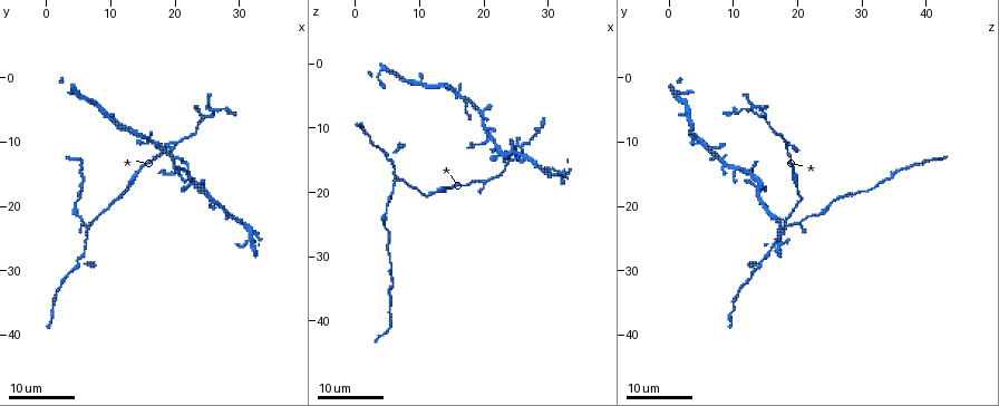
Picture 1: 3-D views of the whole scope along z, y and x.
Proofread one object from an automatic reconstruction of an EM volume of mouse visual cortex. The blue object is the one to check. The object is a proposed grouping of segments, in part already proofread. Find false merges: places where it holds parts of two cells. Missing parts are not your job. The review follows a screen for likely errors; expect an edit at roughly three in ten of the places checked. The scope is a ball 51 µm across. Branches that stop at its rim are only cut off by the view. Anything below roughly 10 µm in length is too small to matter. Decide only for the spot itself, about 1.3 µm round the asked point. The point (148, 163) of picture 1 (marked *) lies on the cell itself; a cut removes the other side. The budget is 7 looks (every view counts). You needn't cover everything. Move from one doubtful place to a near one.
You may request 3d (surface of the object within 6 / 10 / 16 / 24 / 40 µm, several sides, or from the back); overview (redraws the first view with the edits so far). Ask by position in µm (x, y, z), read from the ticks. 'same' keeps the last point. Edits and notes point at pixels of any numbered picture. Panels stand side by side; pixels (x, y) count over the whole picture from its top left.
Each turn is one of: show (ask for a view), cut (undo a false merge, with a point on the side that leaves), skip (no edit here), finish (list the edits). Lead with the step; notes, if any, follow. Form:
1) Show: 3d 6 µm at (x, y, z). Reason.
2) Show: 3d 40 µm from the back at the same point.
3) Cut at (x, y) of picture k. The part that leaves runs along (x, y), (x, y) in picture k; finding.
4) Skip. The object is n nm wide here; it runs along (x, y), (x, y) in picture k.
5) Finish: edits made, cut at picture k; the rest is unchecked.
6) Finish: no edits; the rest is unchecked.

Show: 3d 16 µm at (21.5, 15.0, 12.5). Side arm on a straight run.

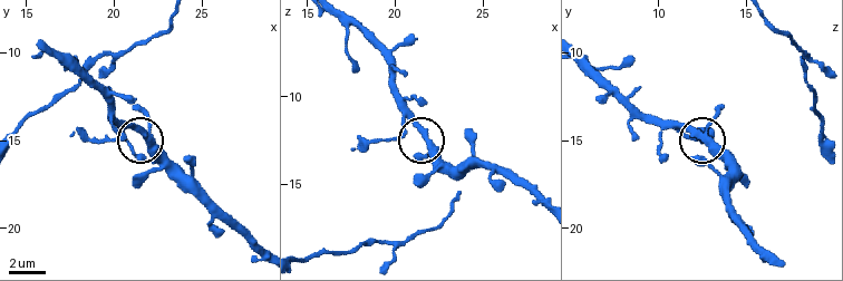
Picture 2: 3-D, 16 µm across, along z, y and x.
Show: 3d 10 µm at (21.9, 14.8, 12.3). Closer look.

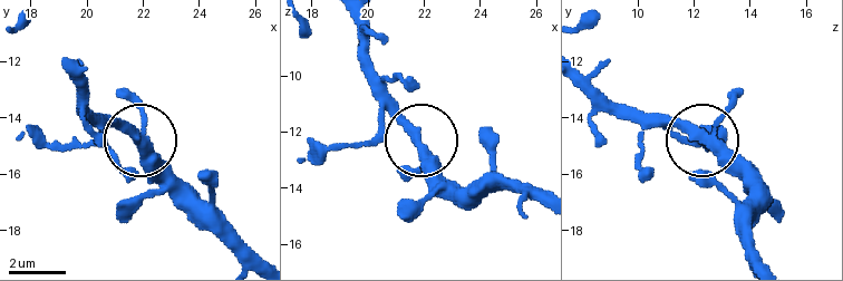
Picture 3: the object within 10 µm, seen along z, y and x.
Skip. 3 arms meet here; one cell here.

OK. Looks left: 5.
Show: 3d 24 µm at (6.5, 23.0, 18.5). Three-way junction.

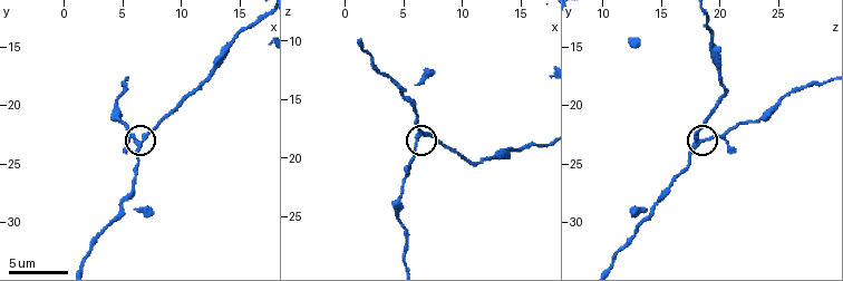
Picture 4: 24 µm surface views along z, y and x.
Show: 3d 10 µm at (6.2, 23.2, 18.2).

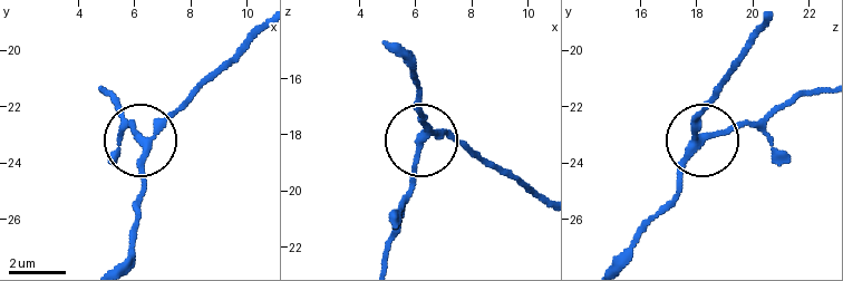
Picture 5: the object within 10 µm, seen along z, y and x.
Skip. 3 arms meet here; it runs along (766, 20), (704, 107), (697, 149), (677, 186), (646, 220) in picture 5; one cell here.

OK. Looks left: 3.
Show: 3d 24 µm at (24.0, 6.5, 15.0). Three arms meet.

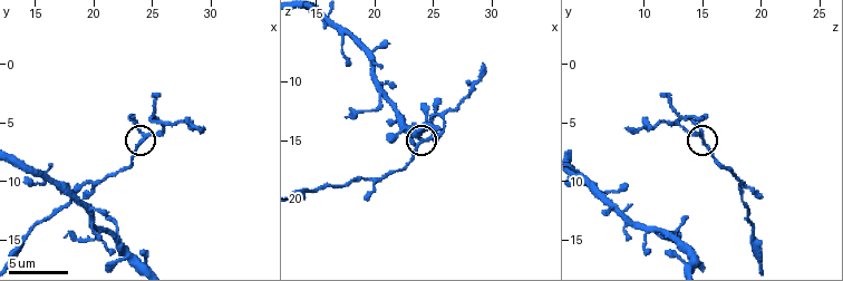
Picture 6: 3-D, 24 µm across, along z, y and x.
Show: 3d 6 µm at (24.2, 6.4, 15.2). Closer look.

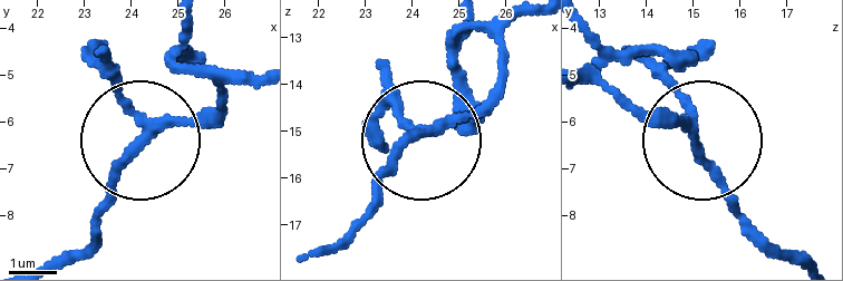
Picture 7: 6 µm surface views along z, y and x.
Skip. It runs along (74, 260), (134, 152), (225, 108) in picture 7; continuous, no second cell.

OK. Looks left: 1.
Finish: no edits; the rest is unchecked.

